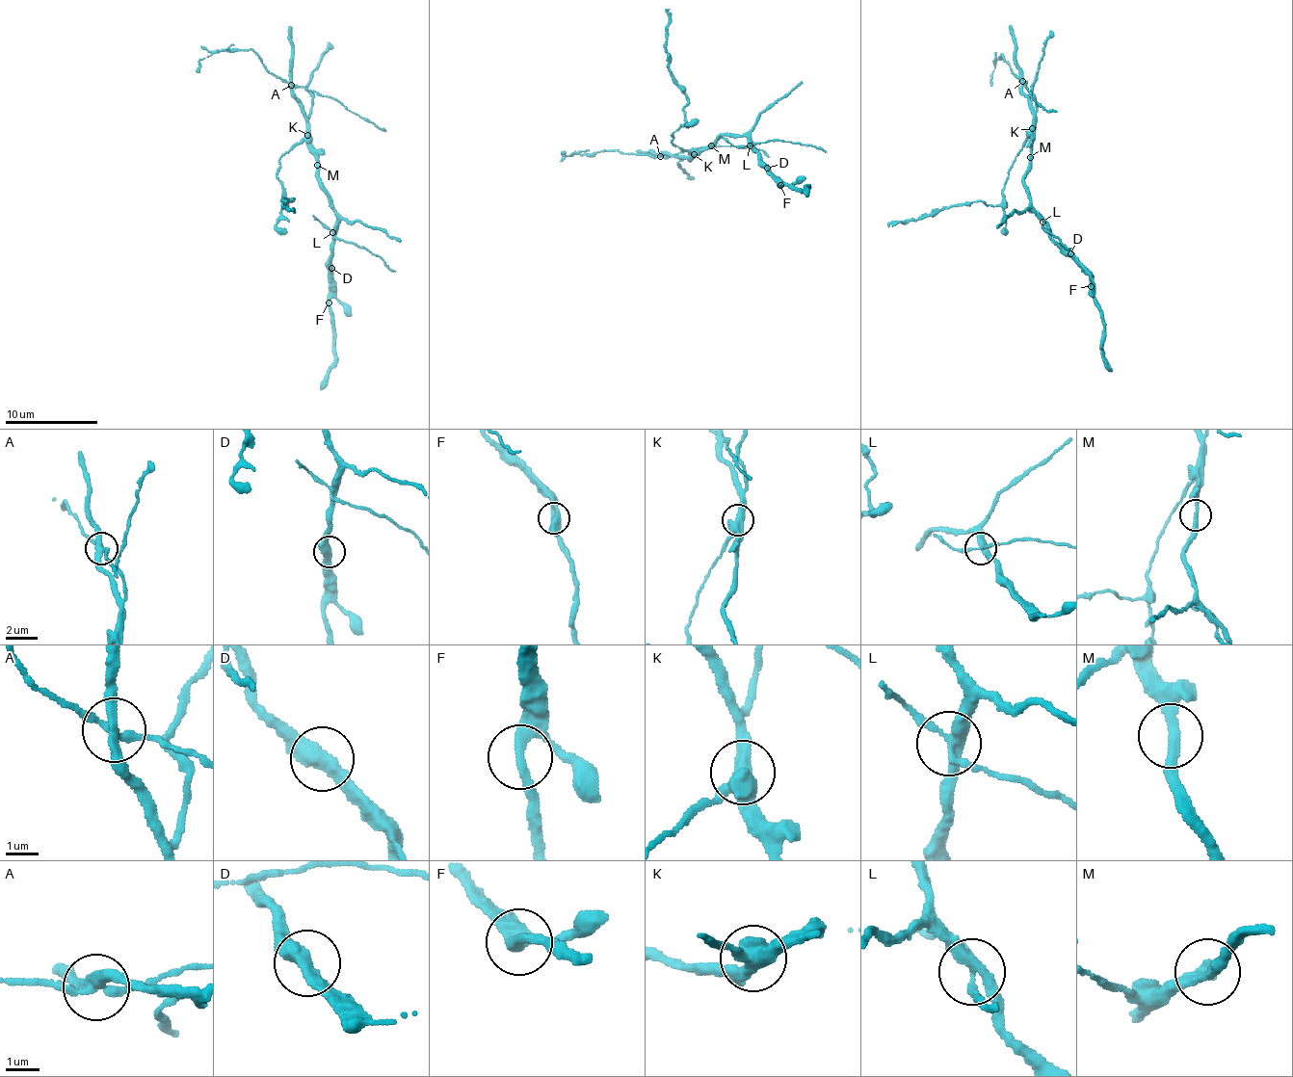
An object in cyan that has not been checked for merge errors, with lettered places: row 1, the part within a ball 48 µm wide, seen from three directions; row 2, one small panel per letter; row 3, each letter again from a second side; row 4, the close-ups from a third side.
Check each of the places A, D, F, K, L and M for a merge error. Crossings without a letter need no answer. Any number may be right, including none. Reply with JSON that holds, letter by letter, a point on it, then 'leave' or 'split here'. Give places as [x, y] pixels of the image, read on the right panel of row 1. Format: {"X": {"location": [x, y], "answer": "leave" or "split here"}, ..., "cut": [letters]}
{"A": {"location": [1022, 81], "answer": "split here"}, "D": {"location": [1070, 253], "answer": "leave"}, "F": {"location": [1091, 286], "answer": "leave"}, "K": {"location": [1032, 128], "answer": "split here"}, "L": {"location": [1042, 222], "answer": "split here"}, "M": {"location": [1030, 157], "answer": "leave"}, "cut": ["A", "K", "L"]}

